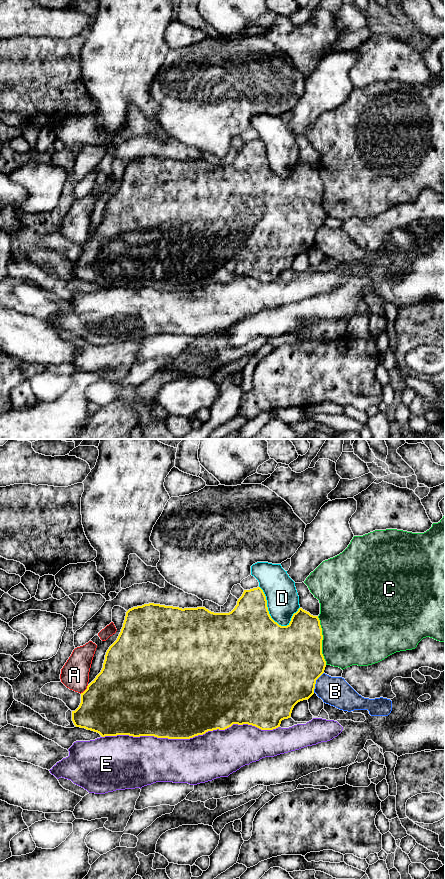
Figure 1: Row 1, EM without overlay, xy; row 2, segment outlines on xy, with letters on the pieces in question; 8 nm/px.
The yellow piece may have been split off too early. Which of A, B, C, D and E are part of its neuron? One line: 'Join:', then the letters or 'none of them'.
Join: none of them

